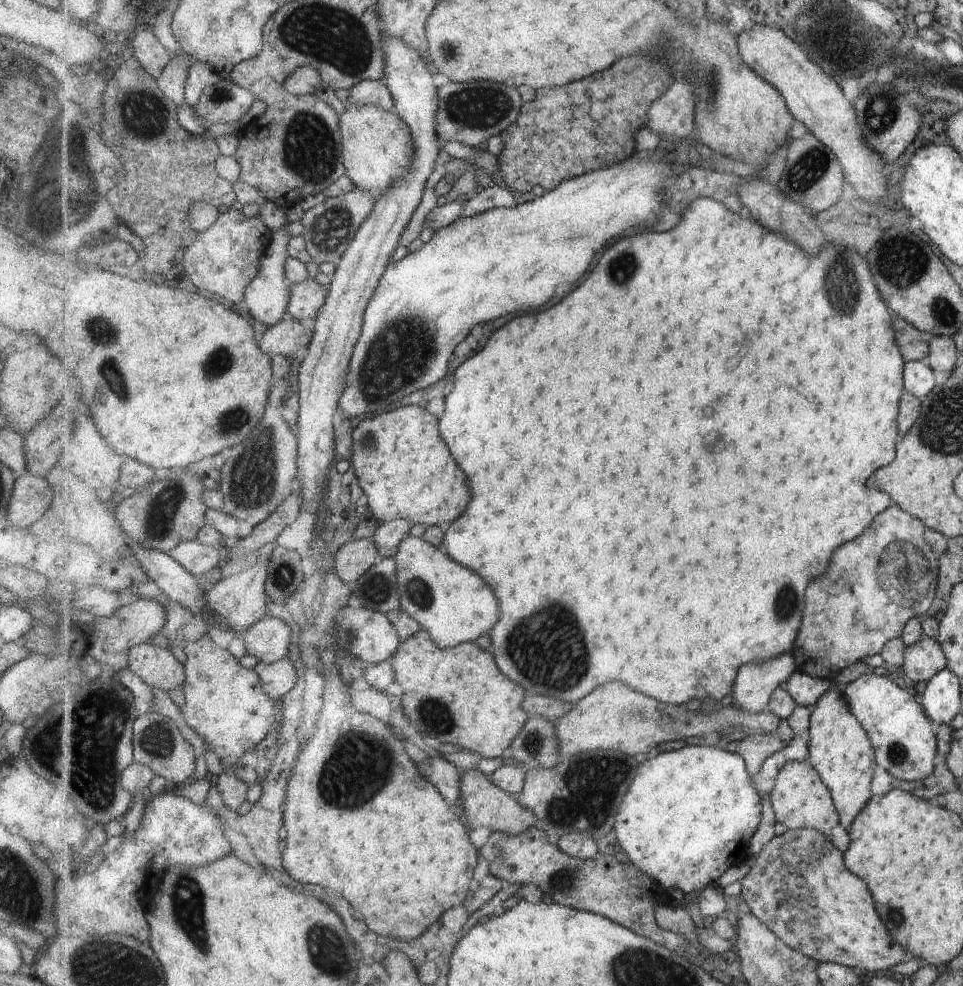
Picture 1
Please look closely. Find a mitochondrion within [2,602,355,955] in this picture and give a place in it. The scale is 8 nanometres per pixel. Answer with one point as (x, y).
(83, 750)

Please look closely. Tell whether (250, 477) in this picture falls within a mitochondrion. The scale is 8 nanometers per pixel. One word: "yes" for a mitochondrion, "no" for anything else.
yes

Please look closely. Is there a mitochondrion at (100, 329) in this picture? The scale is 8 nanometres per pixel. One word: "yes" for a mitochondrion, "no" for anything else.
yes

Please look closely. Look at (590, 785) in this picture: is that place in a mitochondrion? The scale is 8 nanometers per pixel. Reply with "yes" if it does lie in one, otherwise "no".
yes

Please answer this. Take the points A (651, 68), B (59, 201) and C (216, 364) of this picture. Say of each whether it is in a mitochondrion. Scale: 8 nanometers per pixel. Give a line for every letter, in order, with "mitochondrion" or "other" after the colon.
A: mitochondrion
B: mitochondrion
C: mitochondrion

